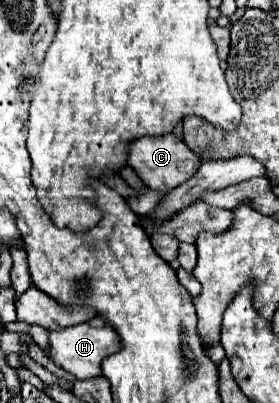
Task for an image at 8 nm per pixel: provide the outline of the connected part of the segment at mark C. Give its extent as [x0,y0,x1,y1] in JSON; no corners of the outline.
[127,133,201,193]

